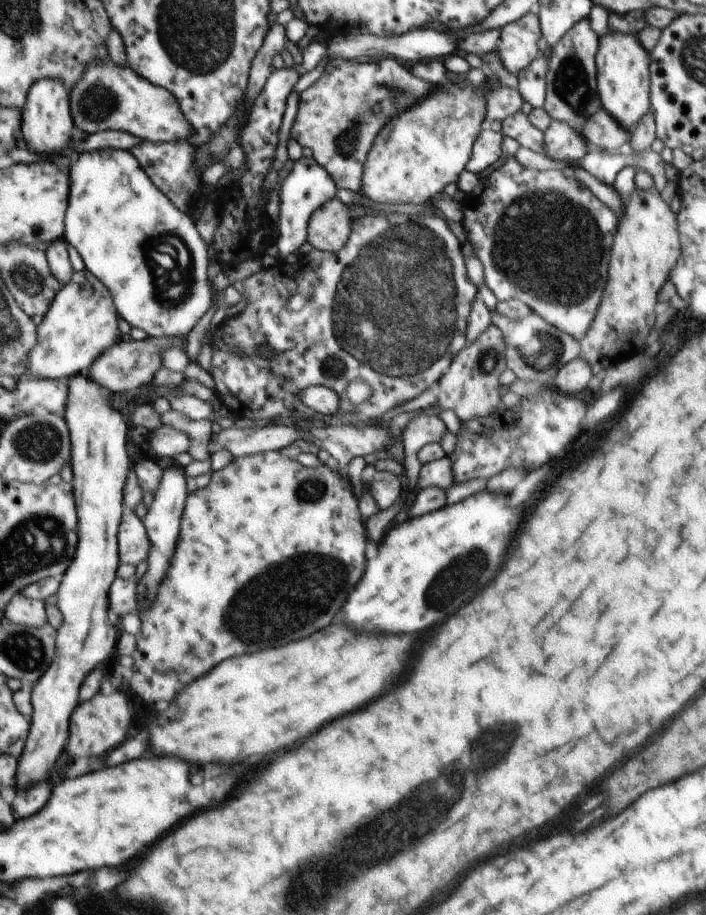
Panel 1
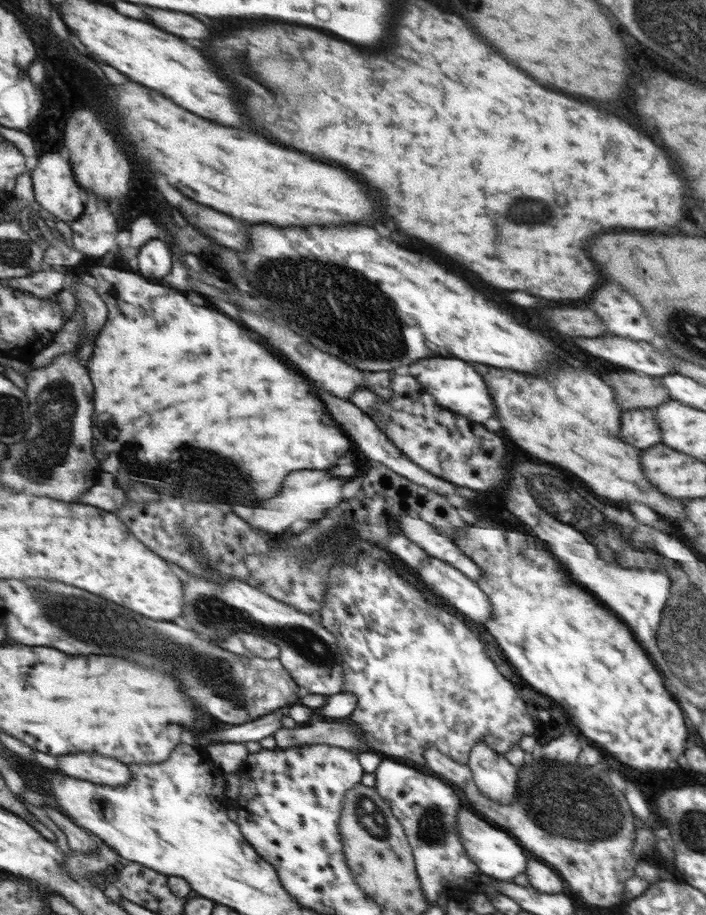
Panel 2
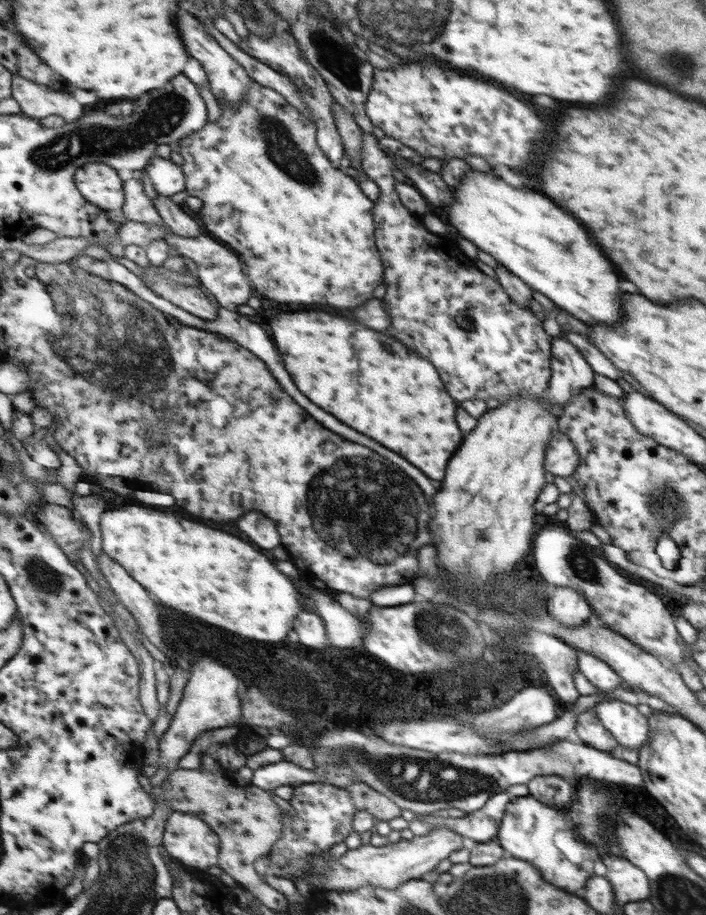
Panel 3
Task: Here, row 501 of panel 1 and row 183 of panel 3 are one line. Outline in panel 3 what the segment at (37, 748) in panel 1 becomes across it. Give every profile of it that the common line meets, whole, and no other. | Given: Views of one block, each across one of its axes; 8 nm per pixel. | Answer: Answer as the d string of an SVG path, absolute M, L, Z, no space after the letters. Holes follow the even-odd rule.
M91 162L79 167L75 182L83 196L100 209L121 212L126 203L125 184L110 164Z

